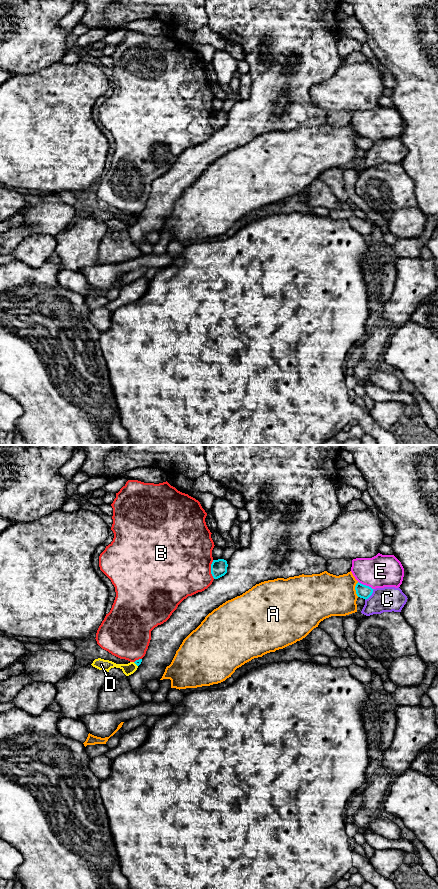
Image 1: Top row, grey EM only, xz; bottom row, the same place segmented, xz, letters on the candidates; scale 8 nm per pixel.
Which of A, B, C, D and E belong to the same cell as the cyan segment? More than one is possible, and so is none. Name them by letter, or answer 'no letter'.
no letter

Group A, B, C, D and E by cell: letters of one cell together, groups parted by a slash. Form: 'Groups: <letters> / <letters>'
Groups: A / B / C / D / E

